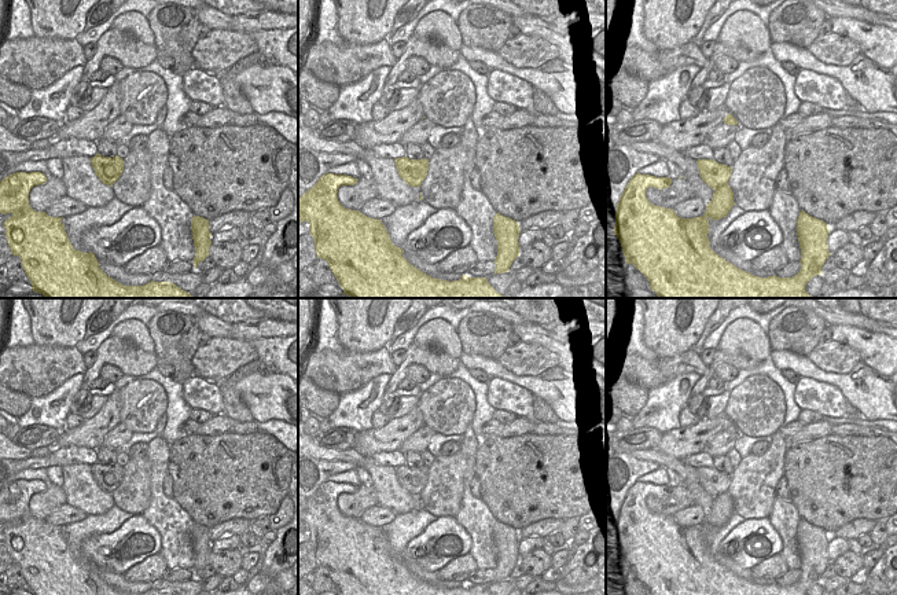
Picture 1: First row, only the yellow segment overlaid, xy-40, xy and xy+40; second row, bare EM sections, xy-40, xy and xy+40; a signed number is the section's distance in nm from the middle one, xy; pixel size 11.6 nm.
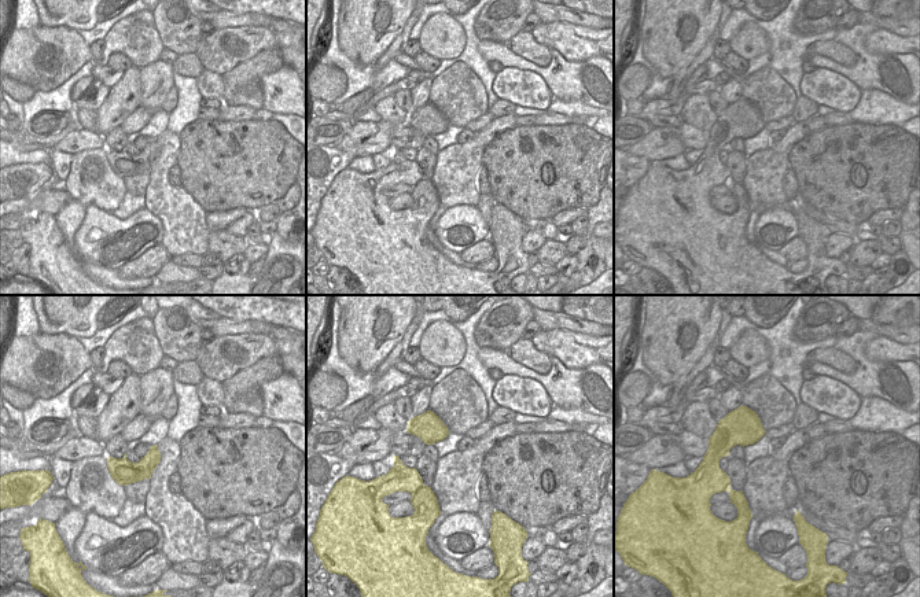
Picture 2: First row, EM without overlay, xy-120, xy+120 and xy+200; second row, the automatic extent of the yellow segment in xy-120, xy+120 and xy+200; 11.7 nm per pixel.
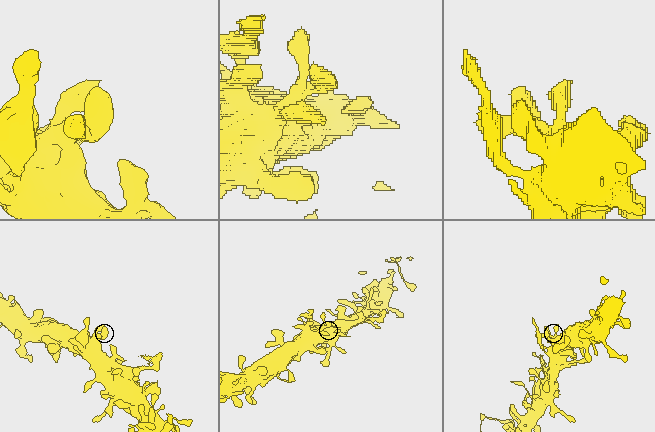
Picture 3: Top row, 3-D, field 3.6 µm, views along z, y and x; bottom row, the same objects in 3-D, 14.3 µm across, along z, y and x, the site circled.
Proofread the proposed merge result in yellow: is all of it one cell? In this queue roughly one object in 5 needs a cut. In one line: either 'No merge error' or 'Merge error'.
No merge error

